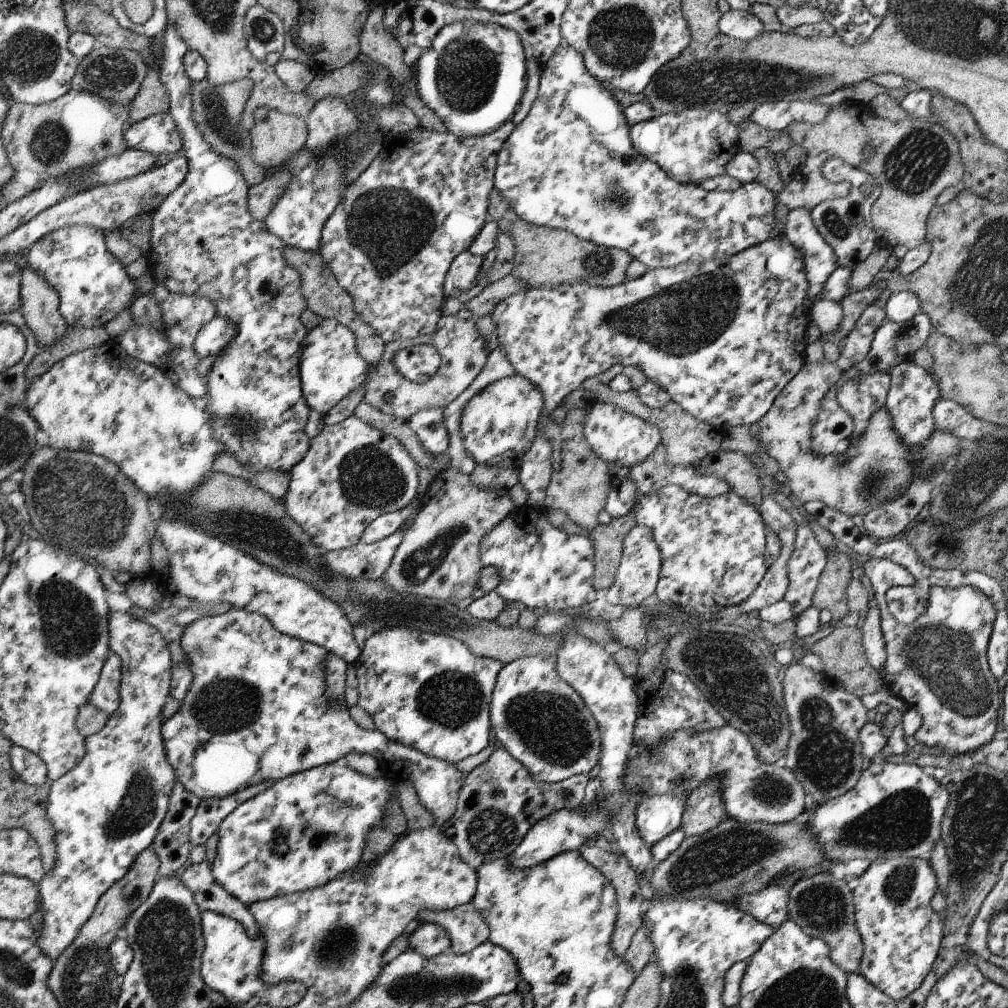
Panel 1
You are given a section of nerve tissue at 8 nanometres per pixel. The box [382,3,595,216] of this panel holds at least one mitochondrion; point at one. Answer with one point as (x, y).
(466, 72)

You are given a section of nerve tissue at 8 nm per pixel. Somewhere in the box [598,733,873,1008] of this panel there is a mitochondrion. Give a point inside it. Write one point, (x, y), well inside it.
(728, 851)

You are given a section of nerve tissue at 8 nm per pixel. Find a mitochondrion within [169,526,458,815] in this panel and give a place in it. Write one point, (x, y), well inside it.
(221, 707)

